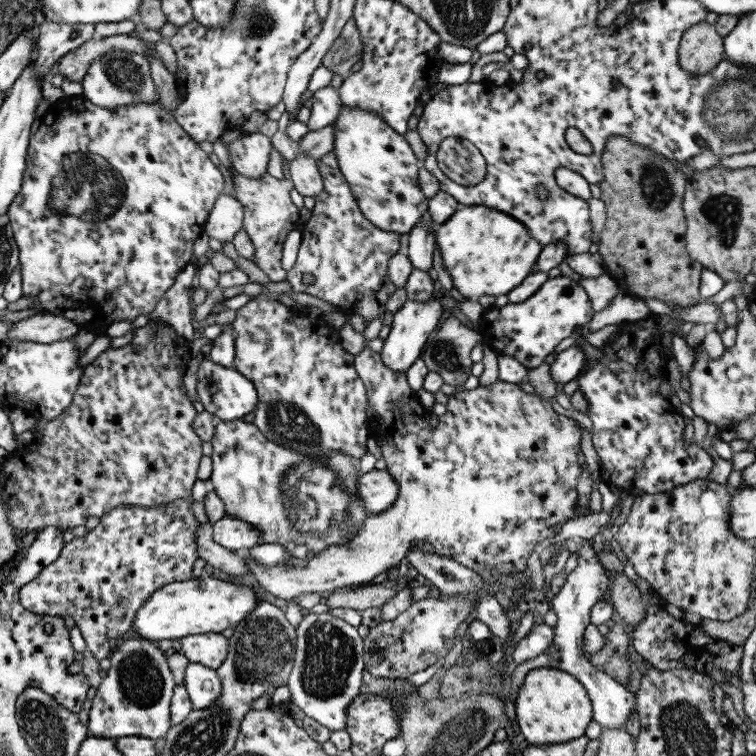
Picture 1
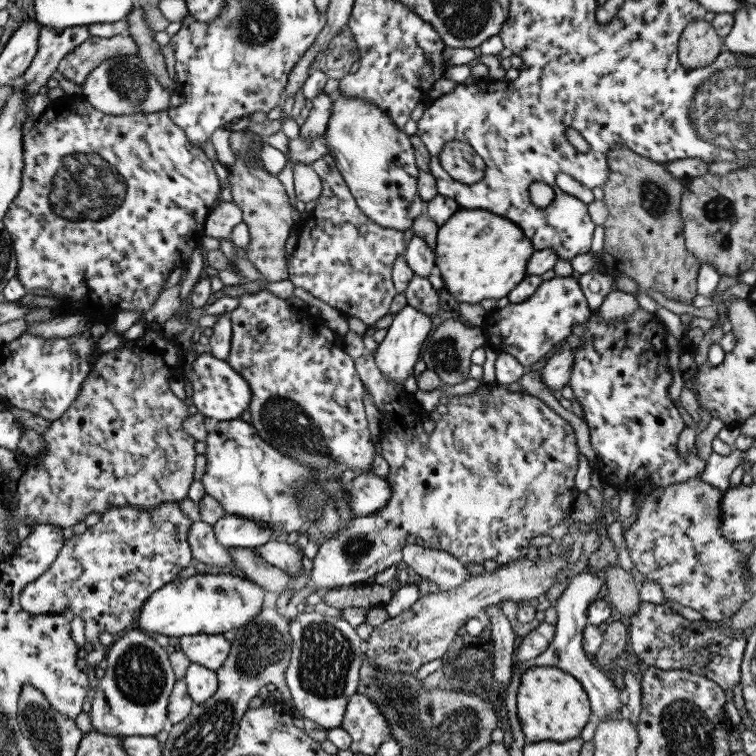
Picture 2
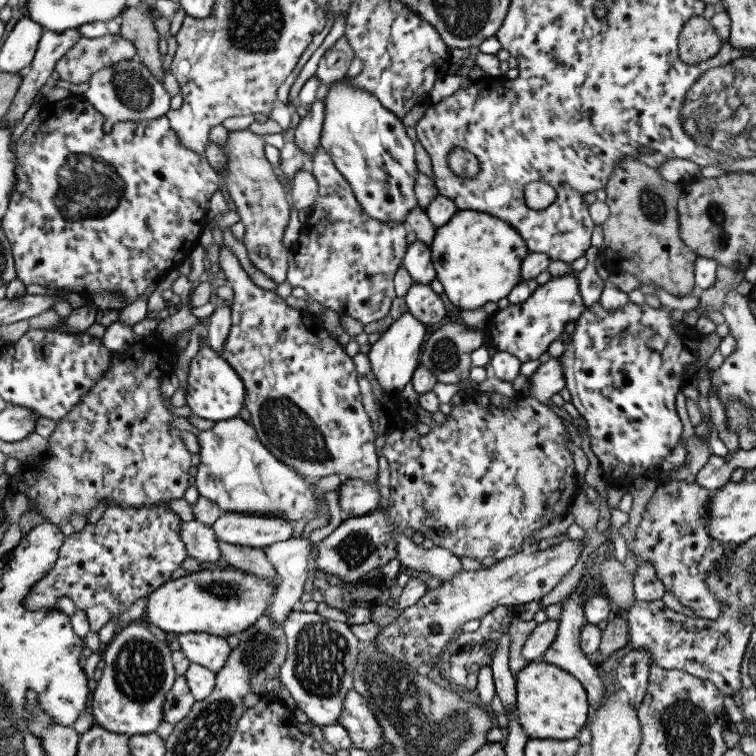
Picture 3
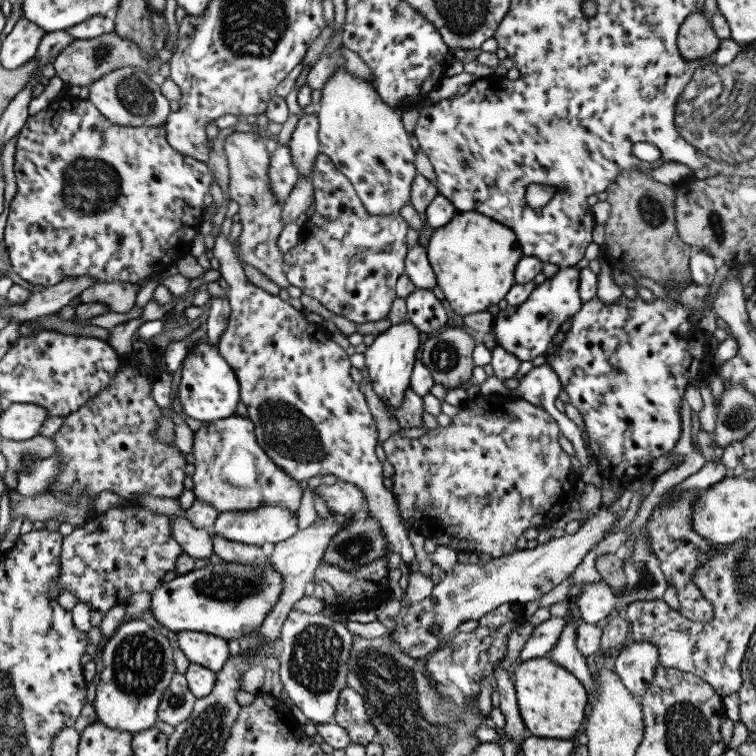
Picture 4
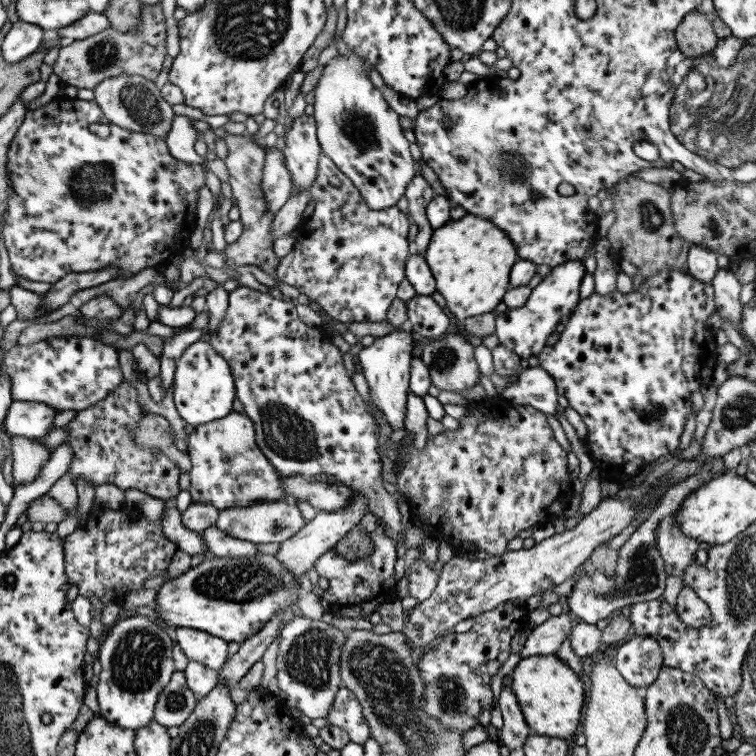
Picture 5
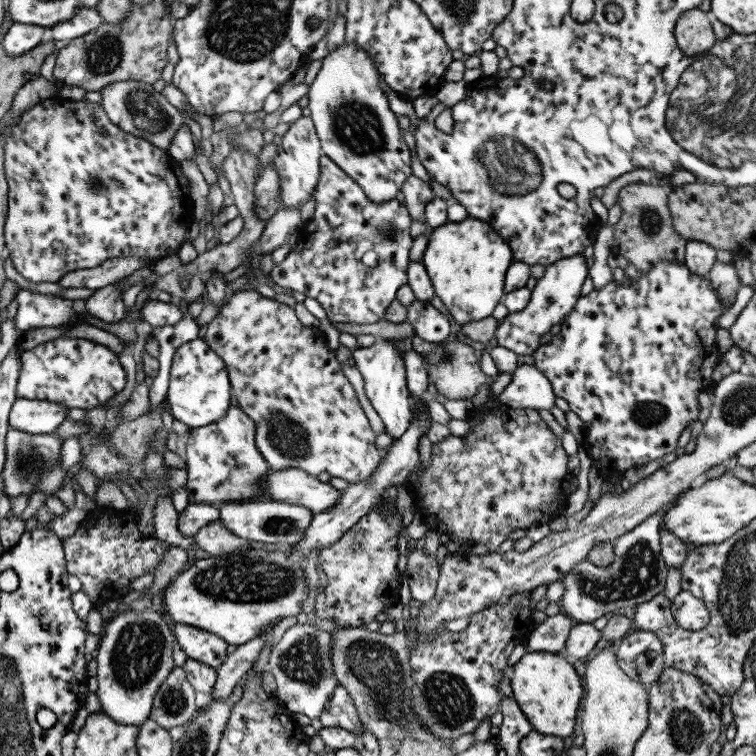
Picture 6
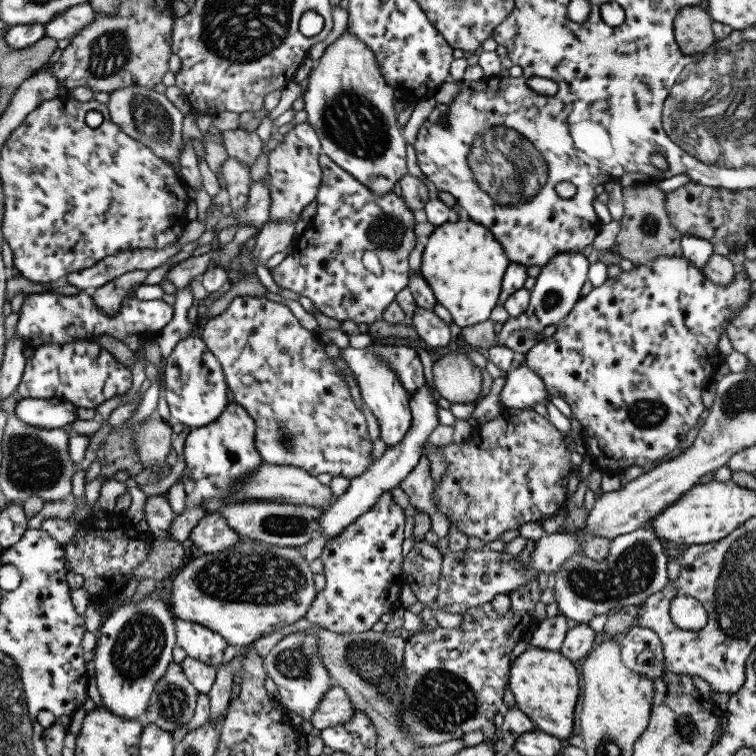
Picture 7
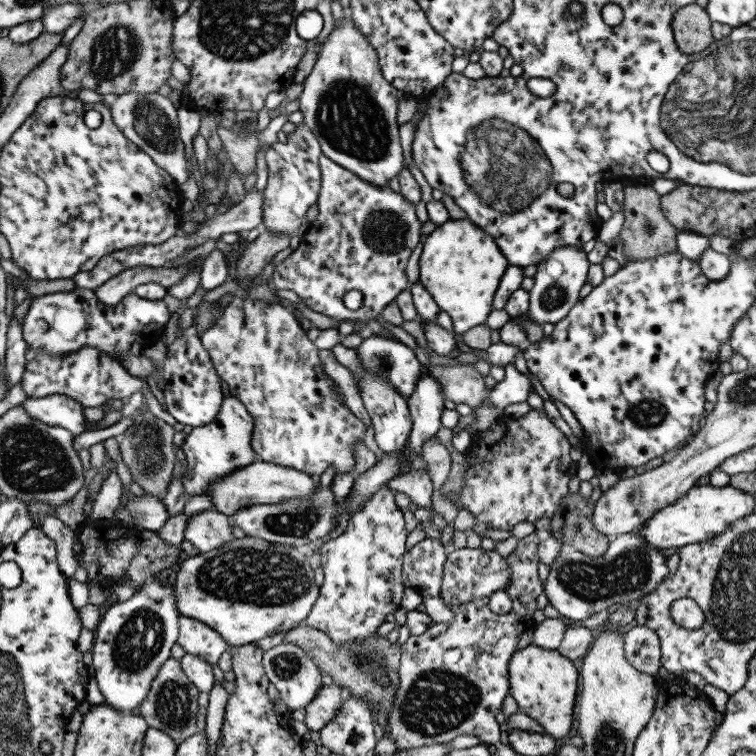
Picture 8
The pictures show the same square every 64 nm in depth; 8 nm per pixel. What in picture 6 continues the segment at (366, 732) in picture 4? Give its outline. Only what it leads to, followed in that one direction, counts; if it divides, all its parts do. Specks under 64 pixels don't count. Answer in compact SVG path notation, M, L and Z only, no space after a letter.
M340 684L332 692L328 706L322 710L322 714L318 717L322 727L339 727L340 730L352 732L356 736L362 732L363 722L358 716L358 709L354 705L354 700Z

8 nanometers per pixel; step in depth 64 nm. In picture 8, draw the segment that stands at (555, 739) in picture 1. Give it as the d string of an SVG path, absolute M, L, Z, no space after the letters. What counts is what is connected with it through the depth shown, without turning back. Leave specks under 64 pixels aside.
M530 644L518 650L508 664L509 693L518 704L518 712L530 716L544 728L546 735L561 743L574 724L574 704L578 692L579 669L577 663L565 658L557 650L545 650Z

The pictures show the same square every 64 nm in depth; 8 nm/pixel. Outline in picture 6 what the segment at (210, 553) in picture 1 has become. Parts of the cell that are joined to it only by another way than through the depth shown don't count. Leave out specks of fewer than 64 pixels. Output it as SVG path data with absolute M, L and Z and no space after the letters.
M154 497L156 503L155 516L150 528L155 531L156 537L164 540L170 546L176 546L188 550L196 546L194 537L188 537L181 533L178 527L179 513L172 505L171 497Z

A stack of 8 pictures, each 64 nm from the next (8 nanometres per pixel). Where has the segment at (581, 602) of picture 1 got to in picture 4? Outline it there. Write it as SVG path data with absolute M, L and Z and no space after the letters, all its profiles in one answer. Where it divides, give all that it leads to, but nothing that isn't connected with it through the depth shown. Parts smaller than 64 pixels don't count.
M571 604L571 611L565 616L566 627L562 629L558 641L550 653L548 658L550 661L566 668L568 672L572 672L580 682L586 687L588 692L597 692L597 682L595 675L590 673L587 658L584 657L576 645L576 628L583 623L583 620L578 616L577 611Z

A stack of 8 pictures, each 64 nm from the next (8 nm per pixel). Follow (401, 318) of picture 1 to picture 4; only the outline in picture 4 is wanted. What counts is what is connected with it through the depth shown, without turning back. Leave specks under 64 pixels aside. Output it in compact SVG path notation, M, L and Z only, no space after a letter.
M402 321L376 336L370 346L360 349L373 390L385 404L386 410L392 413L398 410L404 399L404 391L410 386L411 374L417 360L416 352L421 346L420 333L420 329L412 321Z

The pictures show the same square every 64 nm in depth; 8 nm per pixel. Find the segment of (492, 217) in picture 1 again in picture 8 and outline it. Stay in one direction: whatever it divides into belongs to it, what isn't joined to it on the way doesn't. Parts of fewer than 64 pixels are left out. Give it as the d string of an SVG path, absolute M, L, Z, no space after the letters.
M470 219L446 221L444 224L437 225L434 231L425 237L419 259L419 281L430 292L434 301L438 304L439 310L450 315L454 332L463 335L472 327L486 322L488 315L493 310L494 294L504 271L510 265L494 242L494 237L484 232Z

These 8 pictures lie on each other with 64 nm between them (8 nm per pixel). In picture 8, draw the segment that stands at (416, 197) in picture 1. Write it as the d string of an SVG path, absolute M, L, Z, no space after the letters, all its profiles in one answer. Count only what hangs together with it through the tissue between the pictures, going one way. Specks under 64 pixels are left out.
M344 18L334 20L335 28L334 31L330 34L330 37L327 39L327 42L320 47L318 52L318 60L312 73L304 80L304 91L302 96L300 96L300 111L304 113L302 125L306 129L310 129L314 136L317 136L318 143L320 143L321 152L324 156L327 156L335 164L350 170L355 176L358 176L361 180L364 180L366 183L374 184L374 186L388 186L388 183L392 178L400 175L403 169L405 169L405 159L404 151L402 151L402 145L400 144L400 137L398 134L399 124L396 121L396 115L399 105L399 96L401 95L398 90L394 89L392 84L386 81L383 78L380 66L379 59L376 53L376 50L368 43L368 40L364 36L356 31L354 27L354 22L352 18Z

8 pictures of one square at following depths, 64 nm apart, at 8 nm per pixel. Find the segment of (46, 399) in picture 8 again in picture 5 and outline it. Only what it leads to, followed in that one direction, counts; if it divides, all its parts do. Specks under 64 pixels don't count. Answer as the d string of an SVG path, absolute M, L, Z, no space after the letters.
M12 401L4 419L4 432L10 437L24 436L35 439L52 430L52 421L58 410L40 402Z

